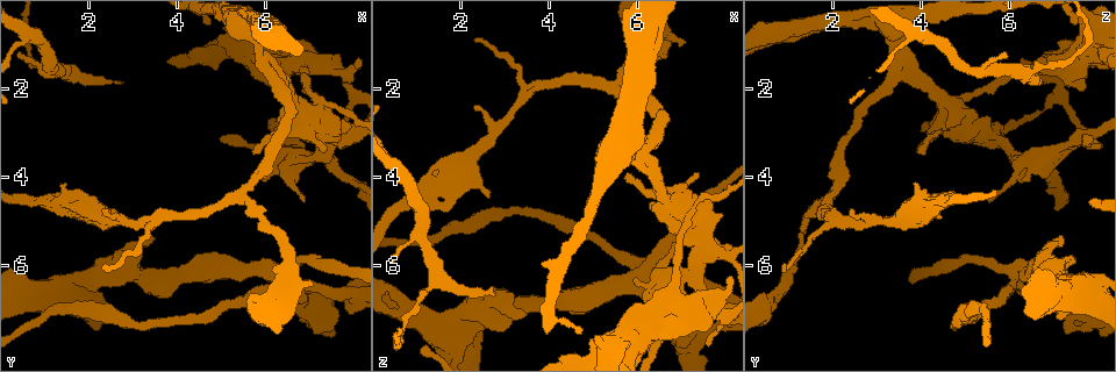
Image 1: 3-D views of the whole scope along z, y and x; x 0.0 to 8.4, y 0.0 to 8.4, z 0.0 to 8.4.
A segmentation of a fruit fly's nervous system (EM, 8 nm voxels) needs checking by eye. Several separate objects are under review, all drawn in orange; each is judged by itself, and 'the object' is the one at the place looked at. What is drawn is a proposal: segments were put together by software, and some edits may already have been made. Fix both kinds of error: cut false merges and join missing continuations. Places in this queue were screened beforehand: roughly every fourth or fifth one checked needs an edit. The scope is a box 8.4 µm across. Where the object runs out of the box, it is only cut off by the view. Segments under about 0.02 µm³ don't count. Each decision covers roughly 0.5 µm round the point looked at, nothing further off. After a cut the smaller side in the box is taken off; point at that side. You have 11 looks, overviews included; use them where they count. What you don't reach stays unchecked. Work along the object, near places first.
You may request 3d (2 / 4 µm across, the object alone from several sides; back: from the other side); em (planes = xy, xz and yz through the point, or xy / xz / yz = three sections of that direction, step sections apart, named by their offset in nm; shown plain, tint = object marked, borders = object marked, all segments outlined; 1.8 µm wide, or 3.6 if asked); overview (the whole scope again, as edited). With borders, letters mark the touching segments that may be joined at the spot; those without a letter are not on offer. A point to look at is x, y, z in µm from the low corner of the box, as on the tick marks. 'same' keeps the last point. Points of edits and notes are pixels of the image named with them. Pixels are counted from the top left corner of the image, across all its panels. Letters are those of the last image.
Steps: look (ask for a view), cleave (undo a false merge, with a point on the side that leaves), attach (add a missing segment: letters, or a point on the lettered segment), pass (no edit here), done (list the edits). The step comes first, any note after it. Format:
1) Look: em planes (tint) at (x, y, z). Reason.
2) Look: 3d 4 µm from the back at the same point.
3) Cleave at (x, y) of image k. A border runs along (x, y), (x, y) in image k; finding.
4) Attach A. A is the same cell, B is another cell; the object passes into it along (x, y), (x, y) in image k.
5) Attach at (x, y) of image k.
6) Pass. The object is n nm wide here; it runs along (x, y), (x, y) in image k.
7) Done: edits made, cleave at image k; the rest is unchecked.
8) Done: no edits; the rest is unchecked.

Look: 3d 2 µm at (0.60, 0.80, 3.85). Branch point.

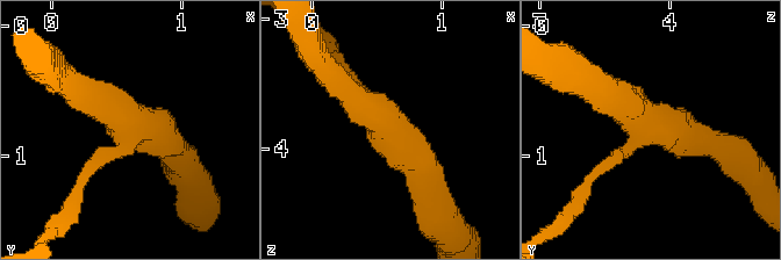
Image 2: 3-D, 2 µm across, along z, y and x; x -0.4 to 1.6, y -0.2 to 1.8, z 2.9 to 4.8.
Look: em yz step 16 (tint) at (0.54, 0.78, 3.82). 3 arms meet here; need the tissue.

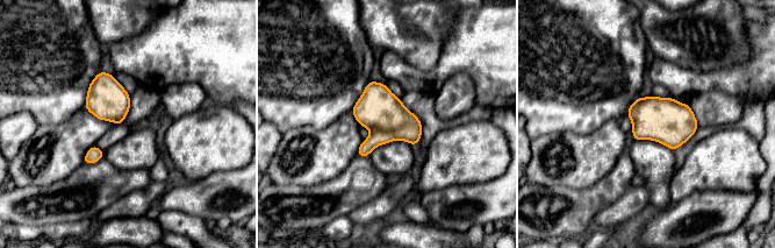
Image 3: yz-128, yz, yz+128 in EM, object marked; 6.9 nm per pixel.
Look: em xy step 4 (borders) at the same point. Cut it another way.

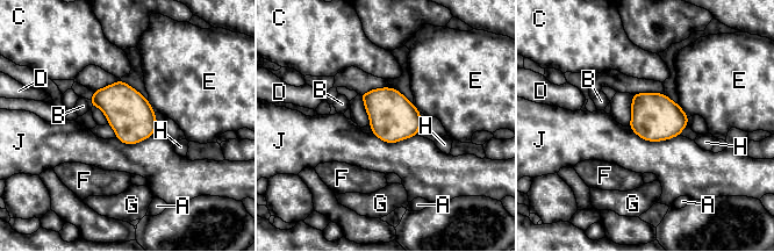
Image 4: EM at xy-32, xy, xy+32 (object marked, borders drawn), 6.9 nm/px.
Pass. The object is 320 nm wide here; A, B, C, D, E, F, G, H and J are other cells; a border runs along (628, 127), (646, 141), (679, 136) in image 4; all the same neuron.

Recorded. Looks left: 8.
Look: em 3.6 µm planes (borders) at (1.60, 6.45, 7.50). Abrupt turn.

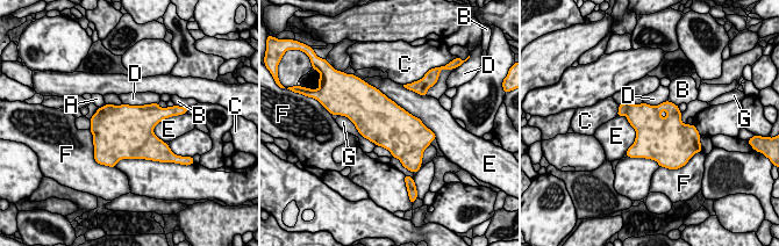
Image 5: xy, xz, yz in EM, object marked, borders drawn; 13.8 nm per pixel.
Cleave at (152, 106) of image 5. The object is 650 nm wide here; A, B, C, D, E, F and G are other cells; two neurons meet here.

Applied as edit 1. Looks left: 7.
Look: 3d 4 µm at (6.40, 3.10, 7.70). Sudden change in width.

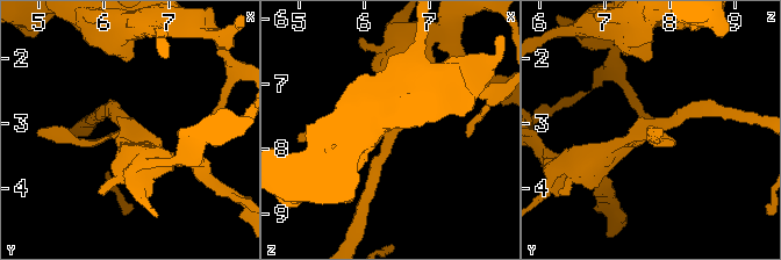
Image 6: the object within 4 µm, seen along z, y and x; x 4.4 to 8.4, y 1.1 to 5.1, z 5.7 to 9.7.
Look: em xz step 16 (tint) at (6.40, 3.05, 7.70). 3 arms meet here; need the tissue.

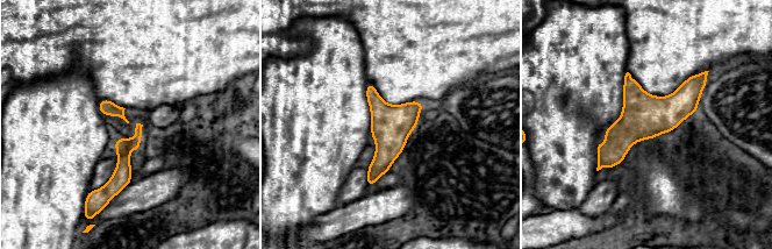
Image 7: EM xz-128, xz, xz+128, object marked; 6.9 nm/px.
Look: em planes (borders) at the same point.

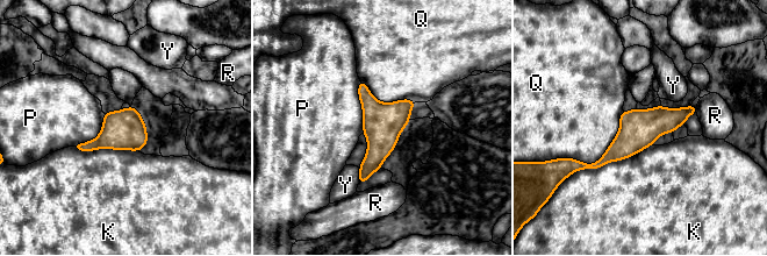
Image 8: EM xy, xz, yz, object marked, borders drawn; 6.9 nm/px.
Pass. The longest contact is with K, 550 nm; K, P, Q, R and Y are other cells; a border runs along (359, 79), (358, 99), (363, 133) in image 8; all the same neuron.

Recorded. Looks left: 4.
Look: em xz step 4 (tint) at (2.70, 1.90, 6.70). Branch stops here.

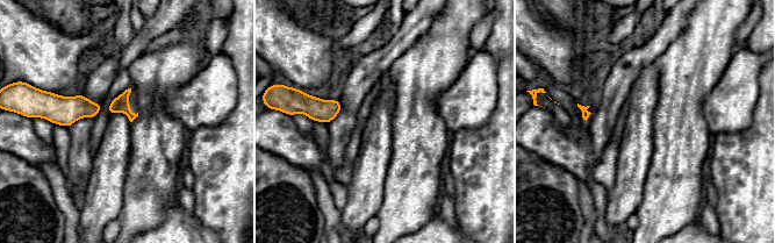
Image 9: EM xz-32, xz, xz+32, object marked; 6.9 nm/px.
Look: em planes (borders) at the same point. Cut it another way.

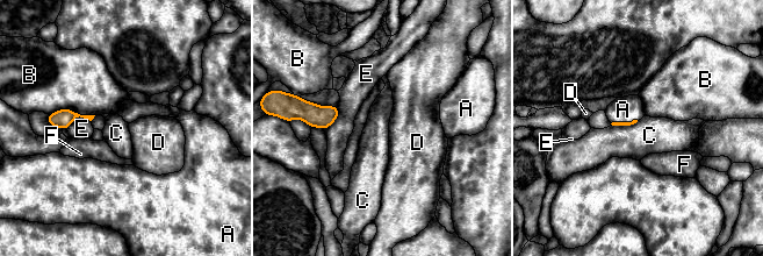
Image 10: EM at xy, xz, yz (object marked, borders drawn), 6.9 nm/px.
Attach at (623, 109) of image 10. A is the same cell, B, C, D, E and F are other cells; the object passes into it along (634, 121), (624, 122), (623, 109) in image 10; the neuron continues.

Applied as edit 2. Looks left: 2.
Done: edits made, cleave at image 5, attach at image 10; the rest is unchecked.

